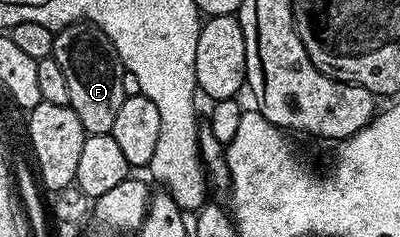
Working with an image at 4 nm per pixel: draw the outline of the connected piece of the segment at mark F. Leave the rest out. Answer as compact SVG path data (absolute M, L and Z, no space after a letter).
M73 22L56 33L53 57L61 64L61 72L65 72L69 106L77 112L77 120L81 120L88 134L109 134L117 108L121 108L125 98L125 88L121 88L123 61L117 56L109 36L92 23Z

